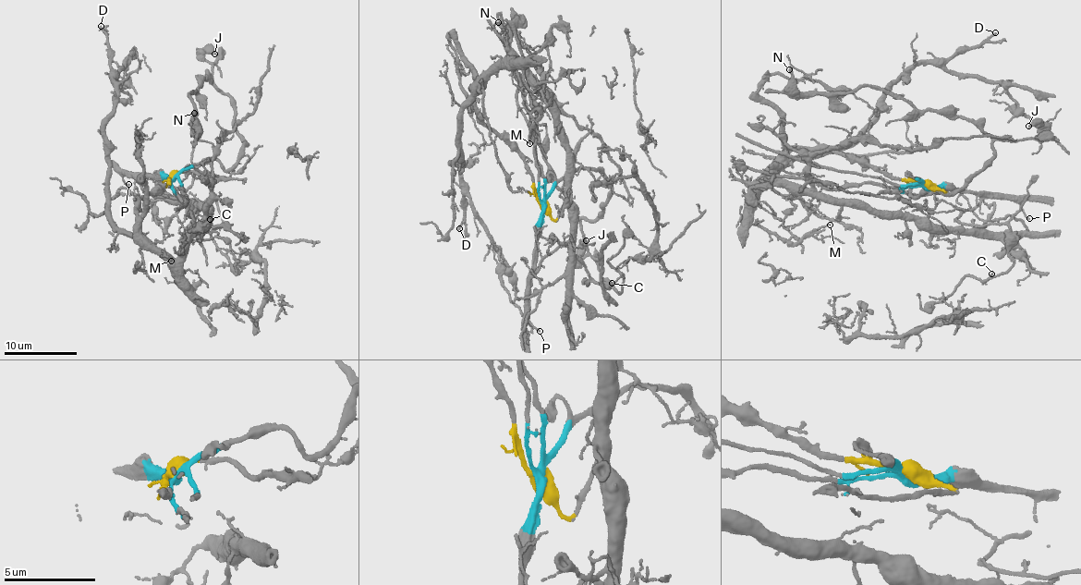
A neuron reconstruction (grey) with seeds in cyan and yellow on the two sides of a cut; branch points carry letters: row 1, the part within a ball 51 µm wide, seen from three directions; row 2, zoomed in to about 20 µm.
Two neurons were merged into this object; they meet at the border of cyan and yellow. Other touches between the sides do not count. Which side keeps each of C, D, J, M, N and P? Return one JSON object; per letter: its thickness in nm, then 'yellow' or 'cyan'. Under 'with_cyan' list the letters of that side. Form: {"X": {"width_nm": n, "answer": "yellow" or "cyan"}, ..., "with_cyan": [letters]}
{"C": {"width_nm": 110, "answer": "cyan"}, "D": {"width_nm": 160, "answer": "yellow"}, "J": {"width_nm": 400, "answer": "cyan"}, "M": {"width_nm": 110, "answer": "yellow"}, "N": {"width_nm": 220, "answer": "cyan"}, "P": {"width_nm": 130, "answer": "cyan"}, "with_cyan": ["C", "J", "N", "P"]}

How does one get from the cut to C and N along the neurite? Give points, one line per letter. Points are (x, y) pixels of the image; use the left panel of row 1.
C: (174, 177), (138, 178), (148, 194), (178, 197), (200, 173), (223, 218), (221, 225), (209, 219)
N: (174, 177), (212, 160), (232, 169), (247, 142), (233, 100), (205, 79), (188, 94), (196, 130), (194, 113)

